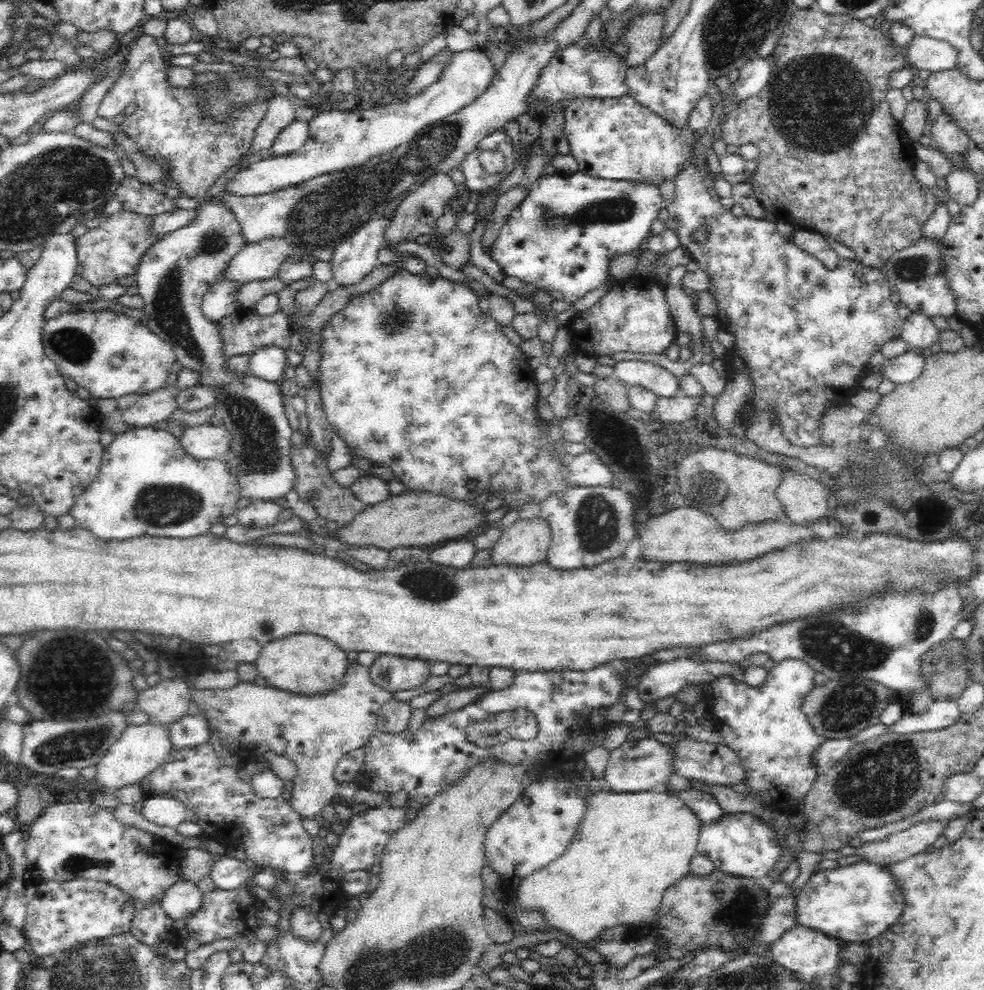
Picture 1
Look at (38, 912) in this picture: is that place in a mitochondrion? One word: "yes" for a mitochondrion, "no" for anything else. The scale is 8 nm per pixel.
no

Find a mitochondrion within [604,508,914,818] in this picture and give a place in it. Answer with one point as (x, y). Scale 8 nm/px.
(843, 651)

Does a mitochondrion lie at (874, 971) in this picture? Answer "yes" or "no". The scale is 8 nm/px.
no

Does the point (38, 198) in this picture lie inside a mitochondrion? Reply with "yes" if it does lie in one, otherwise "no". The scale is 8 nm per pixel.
yes

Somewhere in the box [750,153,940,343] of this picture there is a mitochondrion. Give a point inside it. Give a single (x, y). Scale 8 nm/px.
(795, 300)

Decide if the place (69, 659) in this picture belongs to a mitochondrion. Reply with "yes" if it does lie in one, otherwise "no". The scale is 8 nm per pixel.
yes

